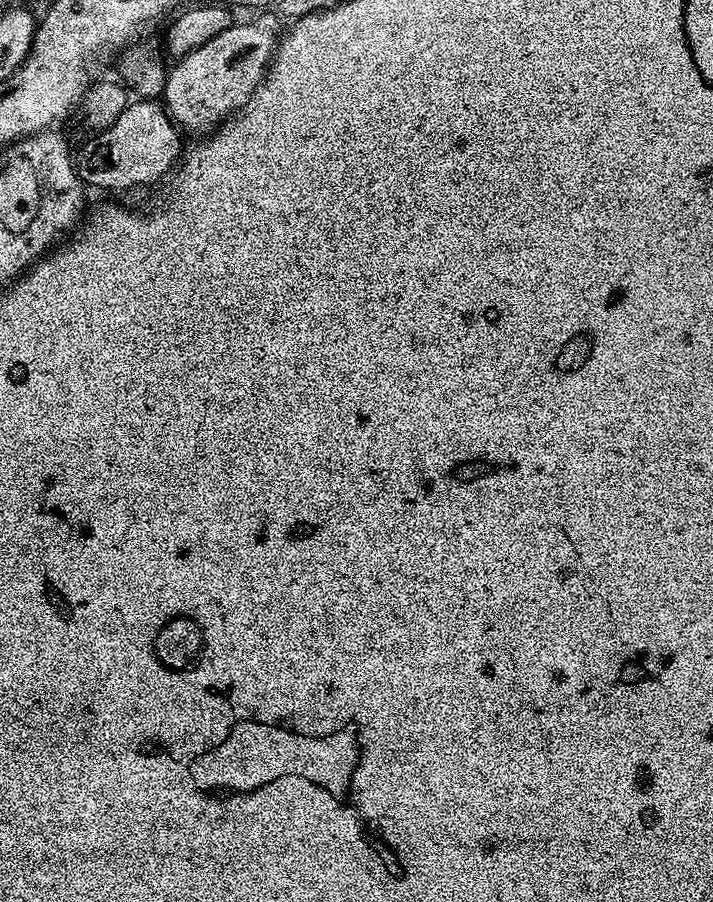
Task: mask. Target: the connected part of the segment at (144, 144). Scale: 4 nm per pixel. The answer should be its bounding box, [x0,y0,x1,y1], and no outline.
[77,100,181,194]

